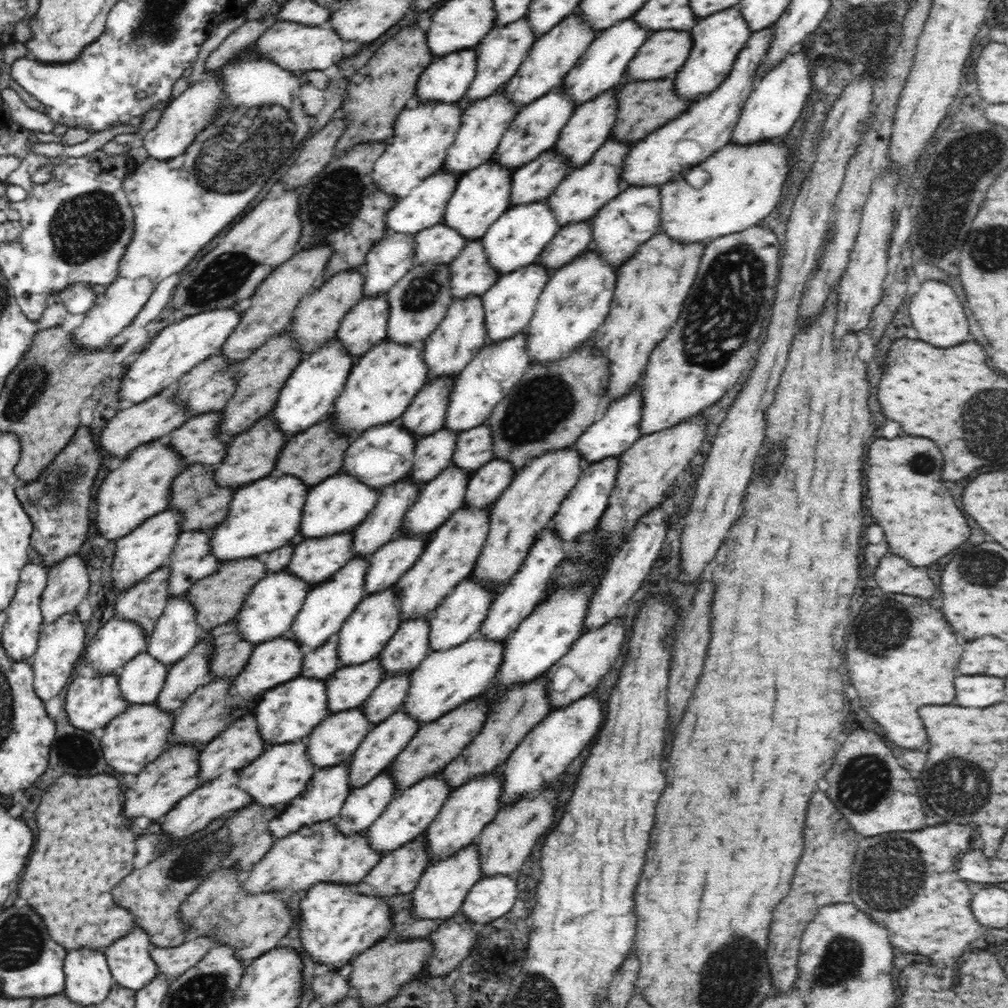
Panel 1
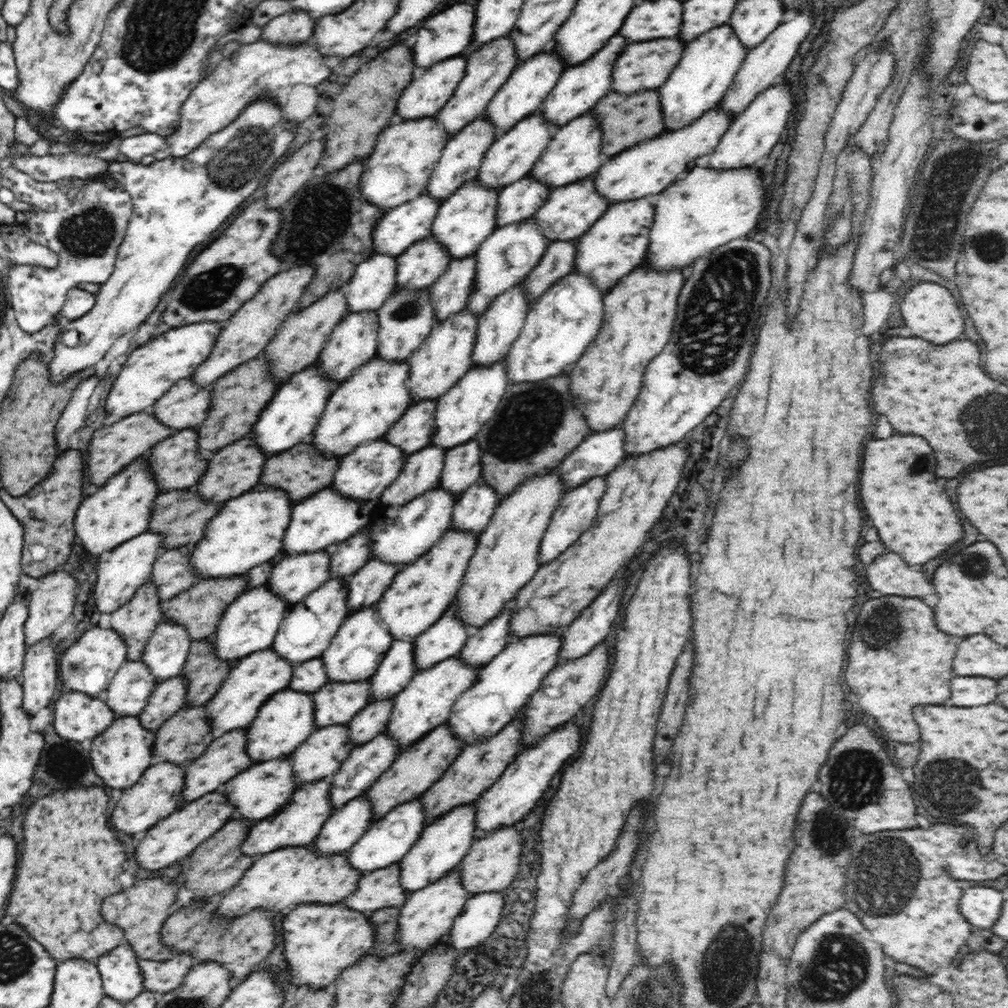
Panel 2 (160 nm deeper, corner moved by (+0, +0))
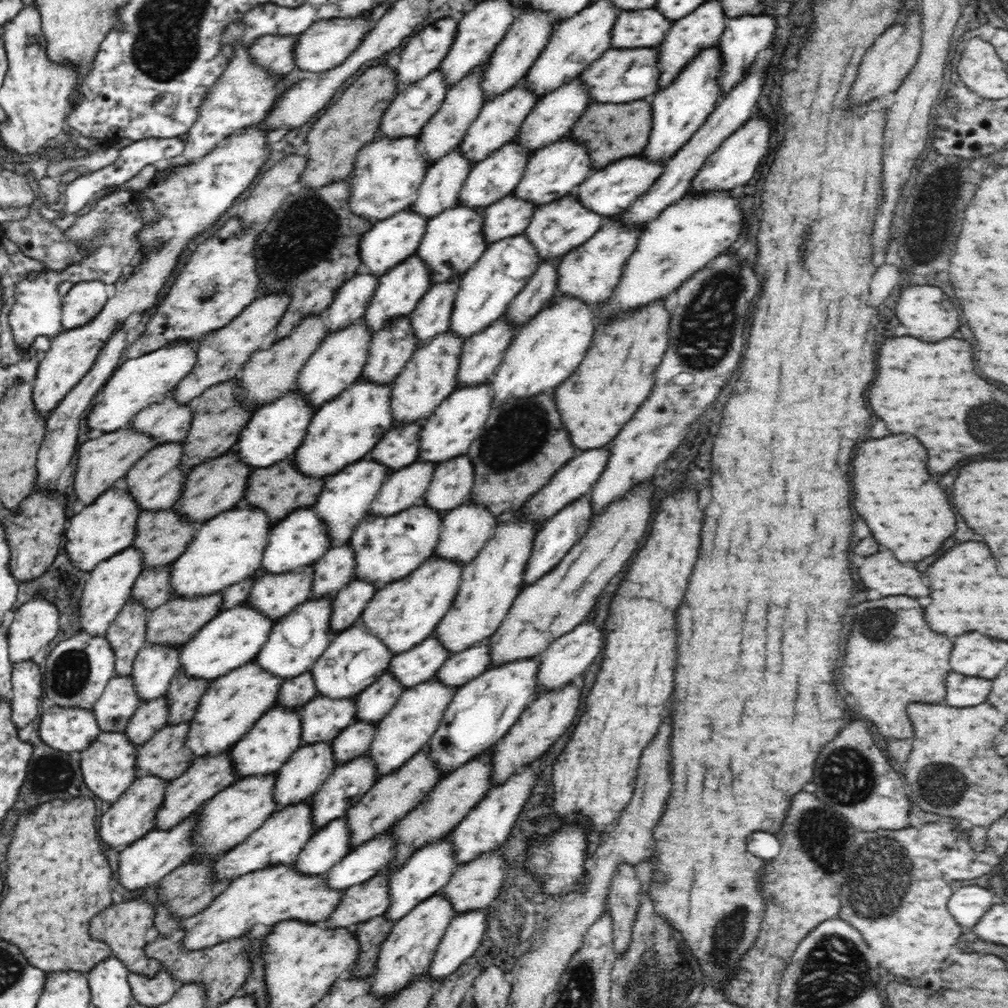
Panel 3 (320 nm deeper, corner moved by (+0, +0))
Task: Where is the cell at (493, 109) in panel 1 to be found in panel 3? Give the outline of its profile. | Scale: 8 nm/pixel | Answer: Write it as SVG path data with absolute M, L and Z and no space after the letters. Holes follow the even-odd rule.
M459 147L440 158L426 172L418 187L416 200L411 204L412 212L432 219L457 204L457 198L474 165L464 159Z

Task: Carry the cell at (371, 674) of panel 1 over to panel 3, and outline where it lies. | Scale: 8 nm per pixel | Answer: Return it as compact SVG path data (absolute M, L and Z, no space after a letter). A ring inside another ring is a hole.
M317 695L300 710L302 744L332 742L343 728L356 720L353 698L334 700Z

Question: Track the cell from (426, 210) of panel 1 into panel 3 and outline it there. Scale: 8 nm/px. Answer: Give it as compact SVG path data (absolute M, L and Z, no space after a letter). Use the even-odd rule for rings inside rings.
M411 209L397 212L394 216L373 222L371 230L368 230L359 243L359 257L363 272L368 272L374 276L381 277L390 268L394 268L400 262L404 262L409 256L417 252L418 245L426 234L428 218L424 218Z

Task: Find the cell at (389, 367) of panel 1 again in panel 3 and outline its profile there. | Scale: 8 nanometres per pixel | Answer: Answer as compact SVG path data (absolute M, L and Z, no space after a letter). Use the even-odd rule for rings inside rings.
M360 379L334 400L324 403L314 413L302 444L292 455L296 468L306 476L326 478L369 456L382 436L394 427L390 397L390 384L374 384Z

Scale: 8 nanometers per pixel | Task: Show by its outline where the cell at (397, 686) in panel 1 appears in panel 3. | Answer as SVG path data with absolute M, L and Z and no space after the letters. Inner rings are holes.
M354 721L340 731L340 734L331 742L334 760L342 765L358 756L364 755L373 741L377 724Z

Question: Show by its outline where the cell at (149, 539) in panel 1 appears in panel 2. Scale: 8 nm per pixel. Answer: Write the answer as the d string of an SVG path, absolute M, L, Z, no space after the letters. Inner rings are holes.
M142 532L120 546L106 552L97 562L97 580L92 592L96 609L102 614L114 613L125 606L135 596L135 593L152 578L153 562L162 552L163 536L153 532Z

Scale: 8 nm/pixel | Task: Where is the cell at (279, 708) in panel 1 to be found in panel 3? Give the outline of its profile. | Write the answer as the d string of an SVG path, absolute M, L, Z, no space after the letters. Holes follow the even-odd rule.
M276 704L258 719L252 730L230 750L233 769L241 778L262 776L277 770L289 760L292 753L302 745L300 711L284 709Z

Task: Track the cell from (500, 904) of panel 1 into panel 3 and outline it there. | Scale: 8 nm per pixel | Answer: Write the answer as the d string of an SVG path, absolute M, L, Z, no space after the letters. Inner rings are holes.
M482 908L458 913L450 921L425 974L429 975L434 983L450 976L476 952L486 932L485 910L486 908Z

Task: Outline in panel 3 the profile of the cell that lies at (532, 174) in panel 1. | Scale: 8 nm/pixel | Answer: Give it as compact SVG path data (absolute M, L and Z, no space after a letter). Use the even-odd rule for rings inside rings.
M513 193L482 210L487 245L522 235L530 225L536 206Z

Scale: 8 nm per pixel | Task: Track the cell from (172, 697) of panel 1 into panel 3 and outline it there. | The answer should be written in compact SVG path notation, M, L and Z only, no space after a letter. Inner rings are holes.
M165 696L148 700L148 702L142 701L124 730L131 744L138 748L162 730L167 725L168 712L170 707Z

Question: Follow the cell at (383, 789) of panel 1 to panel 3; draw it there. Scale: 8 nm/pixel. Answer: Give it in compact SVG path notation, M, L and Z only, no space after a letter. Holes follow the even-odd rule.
M345 817L336 818L309 838L292 865L300 874L325 875L350 852L347 820Z

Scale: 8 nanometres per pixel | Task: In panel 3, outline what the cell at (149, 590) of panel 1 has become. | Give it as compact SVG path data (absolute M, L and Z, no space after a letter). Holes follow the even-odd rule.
M131 600L108 627L105 638L114 651L117 676L131 674L136 655L147 646L148 615L148 610L138 601Z

